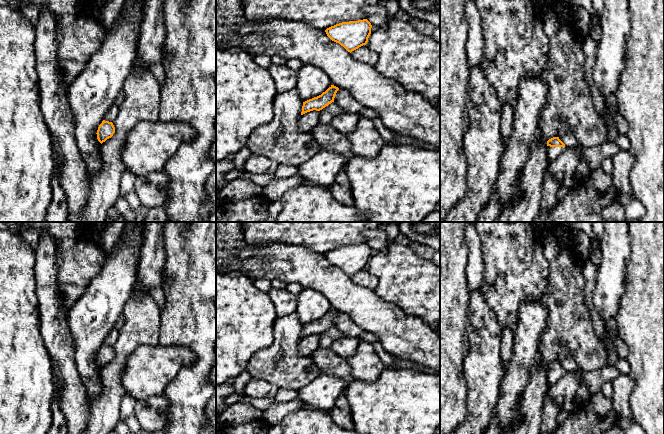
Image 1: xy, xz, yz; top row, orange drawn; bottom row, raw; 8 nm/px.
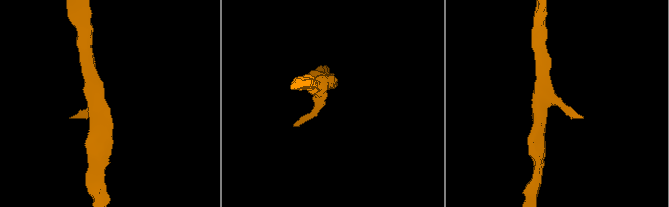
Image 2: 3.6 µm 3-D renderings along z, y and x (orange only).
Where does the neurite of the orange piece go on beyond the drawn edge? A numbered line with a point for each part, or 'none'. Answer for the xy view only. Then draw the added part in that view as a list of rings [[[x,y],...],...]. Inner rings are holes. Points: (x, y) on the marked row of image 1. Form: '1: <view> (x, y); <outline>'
none

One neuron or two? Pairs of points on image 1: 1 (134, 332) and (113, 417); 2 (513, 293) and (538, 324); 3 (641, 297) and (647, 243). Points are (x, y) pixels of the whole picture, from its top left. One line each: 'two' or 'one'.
1: one
2: two
3: one

